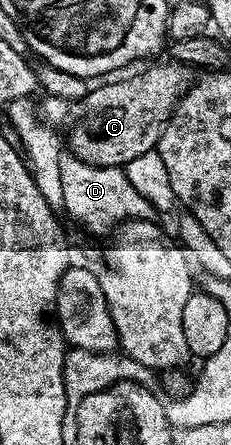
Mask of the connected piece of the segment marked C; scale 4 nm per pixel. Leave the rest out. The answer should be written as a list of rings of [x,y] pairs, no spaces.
[[[169,64],[154,65],[143,73],[134,73],[131,77],[124,78],[123,81],[110,79],[105,83],[95,84],[98,86],[82,101],[82,118],[69,126],[69,153],[96,167],[125,167],[144,152],[157,150],[160,135],[170,122],[178,100],[192,84],[191,66]]]

